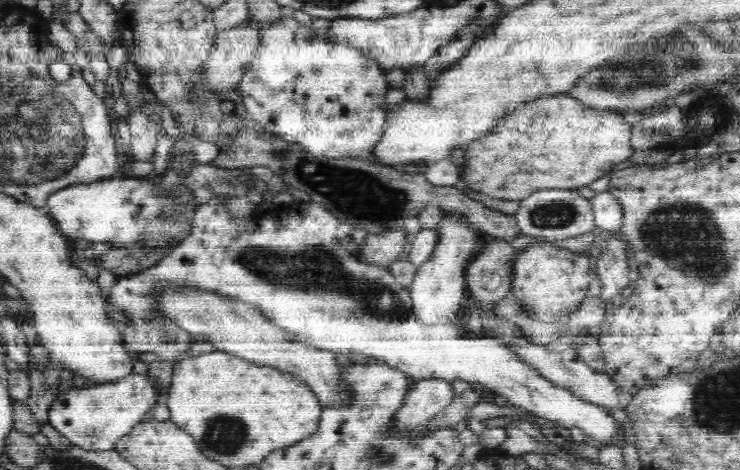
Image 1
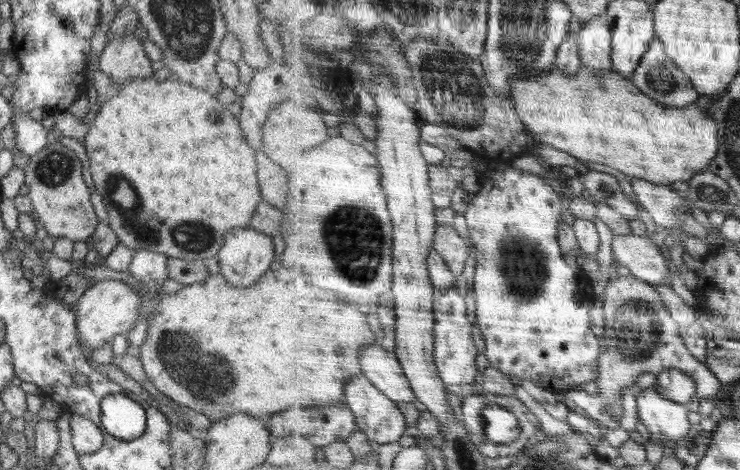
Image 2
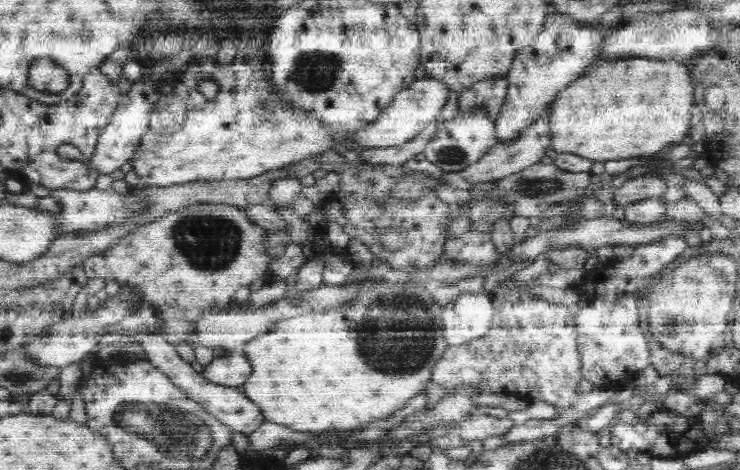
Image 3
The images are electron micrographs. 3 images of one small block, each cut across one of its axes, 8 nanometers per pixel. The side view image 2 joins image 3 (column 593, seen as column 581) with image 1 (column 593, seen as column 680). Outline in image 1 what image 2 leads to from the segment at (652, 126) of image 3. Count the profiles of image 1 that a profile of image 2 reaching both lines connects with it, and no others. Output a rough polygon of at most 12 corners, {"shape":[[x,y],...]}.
{"shape":[[520,104],[468,144],[461,186],[518,201],[635,154],[623,112]]}

